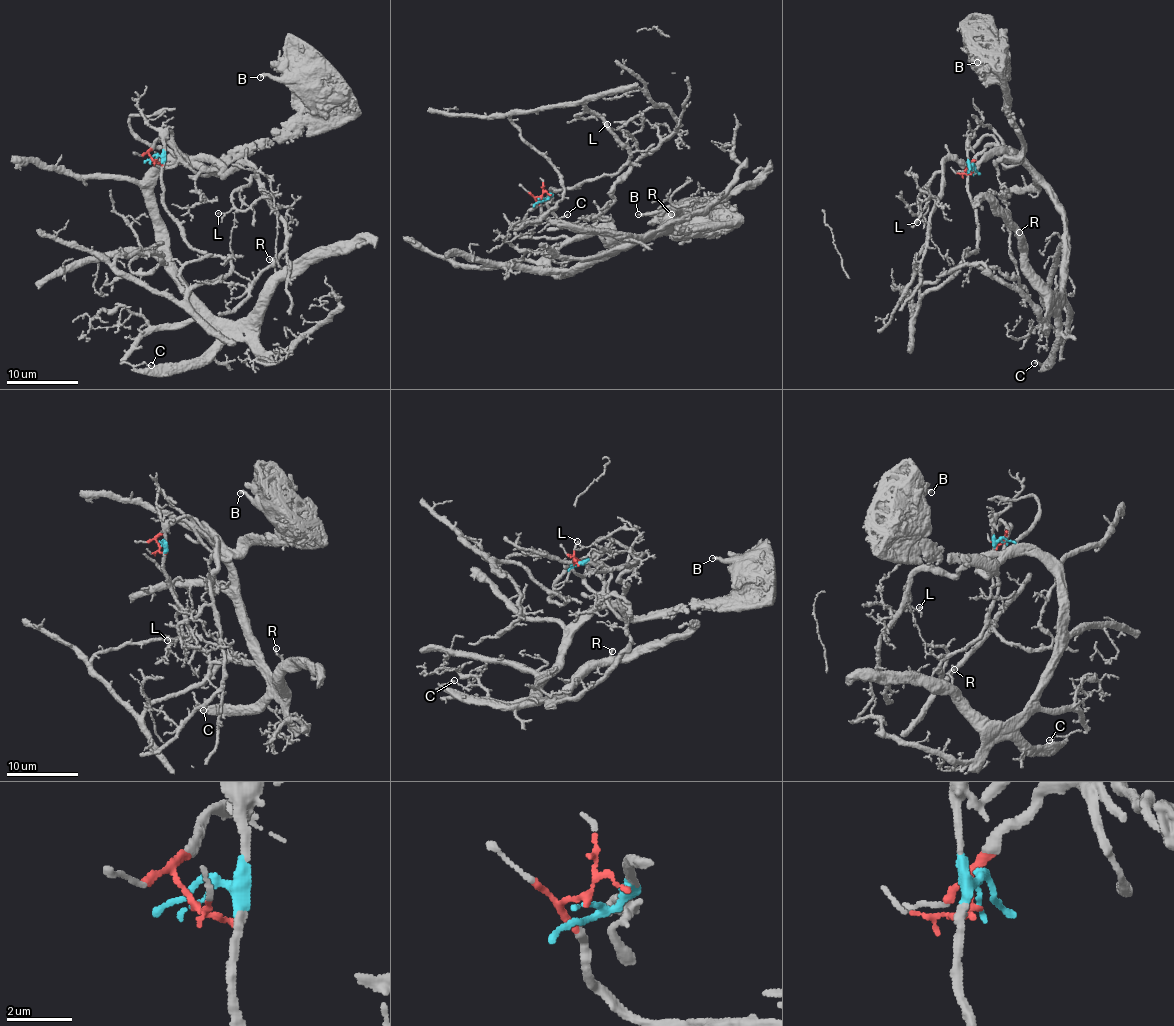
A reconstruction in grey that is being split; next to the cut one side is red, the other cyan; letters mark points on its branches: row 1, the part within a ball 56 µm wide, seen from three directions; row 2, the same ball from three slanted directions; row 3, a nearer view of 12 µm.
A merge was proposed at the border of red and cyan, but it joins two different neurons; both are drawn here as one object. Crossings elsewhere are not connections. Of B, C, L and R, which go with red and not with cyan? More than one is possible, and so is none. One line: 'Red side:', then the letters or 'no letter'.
Red side: B, C, L, R

